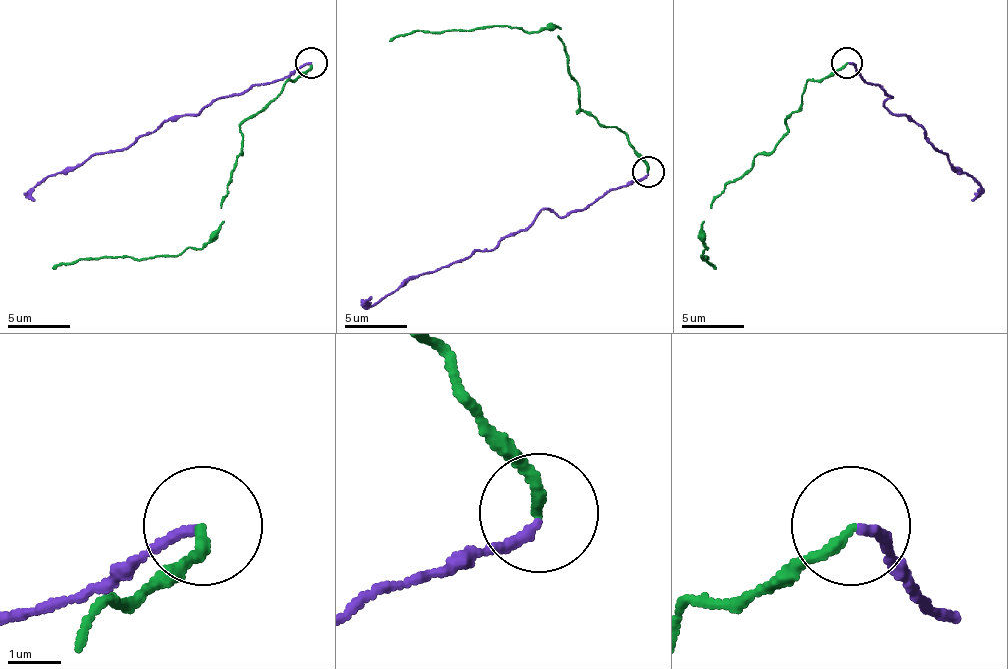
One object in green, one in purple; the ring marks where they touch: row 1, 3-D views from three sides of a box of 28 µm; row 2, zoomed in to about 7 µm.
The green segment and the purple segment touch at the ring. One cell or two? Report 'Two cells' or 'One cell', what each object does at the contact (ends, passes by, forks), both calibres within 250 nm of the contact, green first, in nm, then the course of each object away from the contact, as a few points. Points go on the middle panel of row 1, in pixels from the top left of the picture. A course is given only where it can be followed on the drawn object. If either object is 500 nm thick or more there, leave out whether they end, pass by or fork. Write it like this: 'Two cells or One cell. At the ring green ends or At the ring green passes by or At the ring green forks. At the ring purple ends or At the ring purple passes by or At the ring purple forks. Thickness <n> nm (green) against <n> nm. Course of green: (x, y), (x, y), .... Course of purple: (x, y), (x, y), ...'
Two cells. At the ring green ends. At the ring purple ends. Thickness 180 nm (green) against 170 nm. Course of green: (647, 171), (622, 131), (579, 112), (579, 84), (557, 28), (414, 31), (389, 40). Course of purple: (647, 174), (560, 218), (545, 208), (492, 249), (476, 249), (464, 261), (405, 280), (371, 305), (371, 295)

